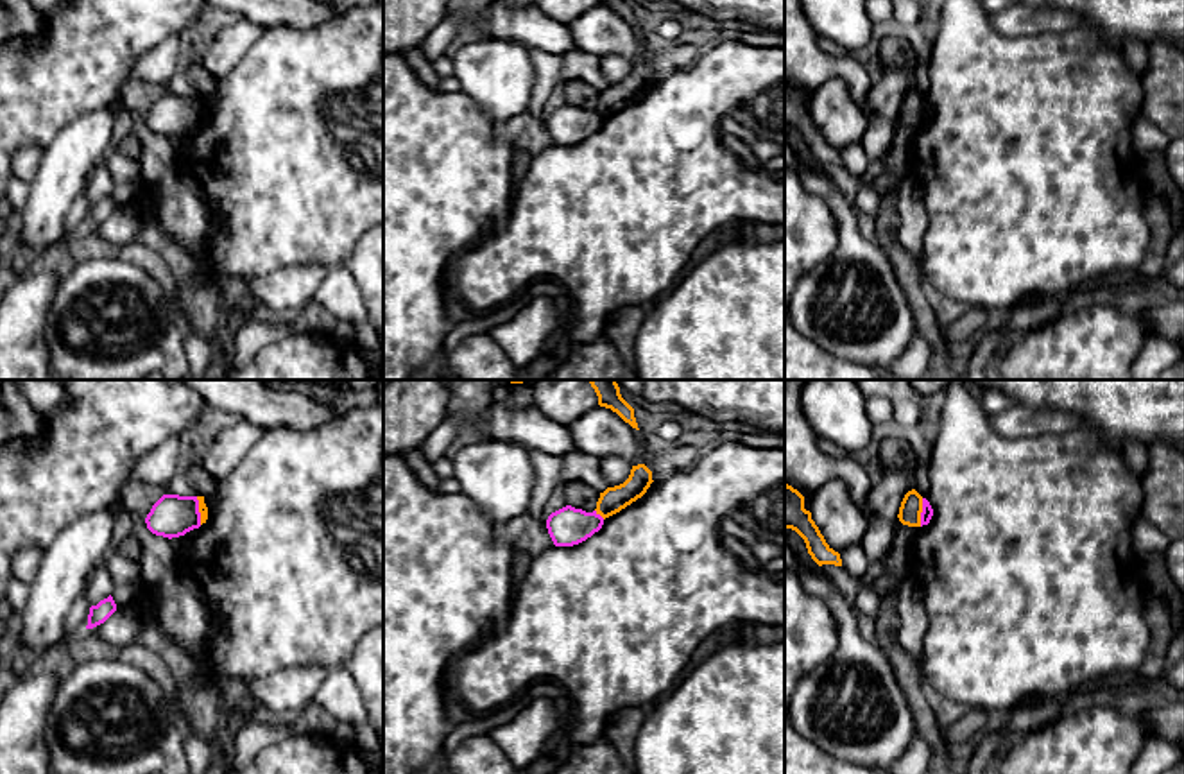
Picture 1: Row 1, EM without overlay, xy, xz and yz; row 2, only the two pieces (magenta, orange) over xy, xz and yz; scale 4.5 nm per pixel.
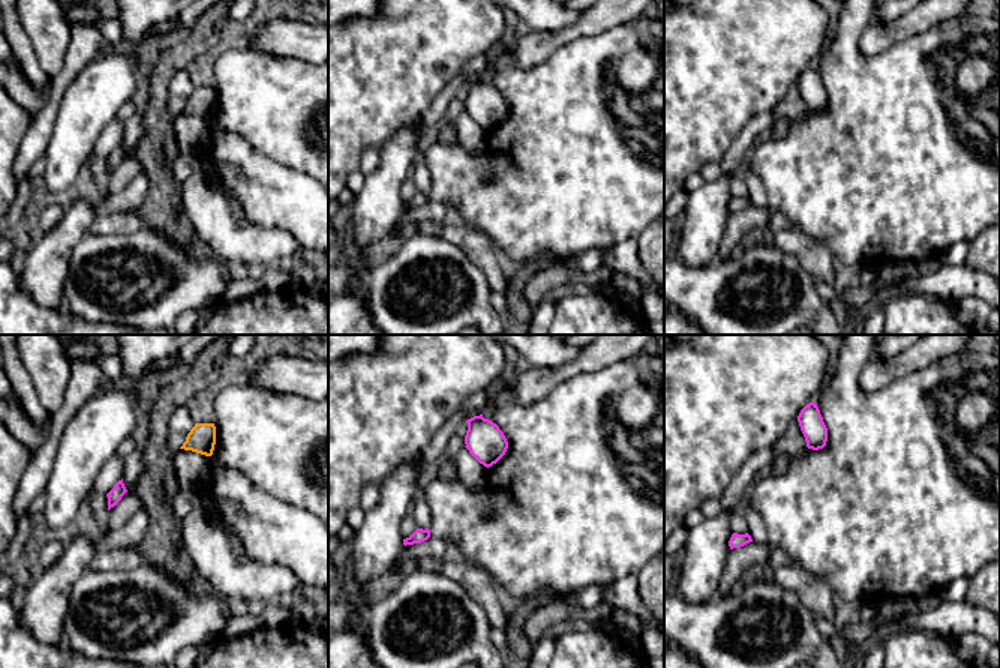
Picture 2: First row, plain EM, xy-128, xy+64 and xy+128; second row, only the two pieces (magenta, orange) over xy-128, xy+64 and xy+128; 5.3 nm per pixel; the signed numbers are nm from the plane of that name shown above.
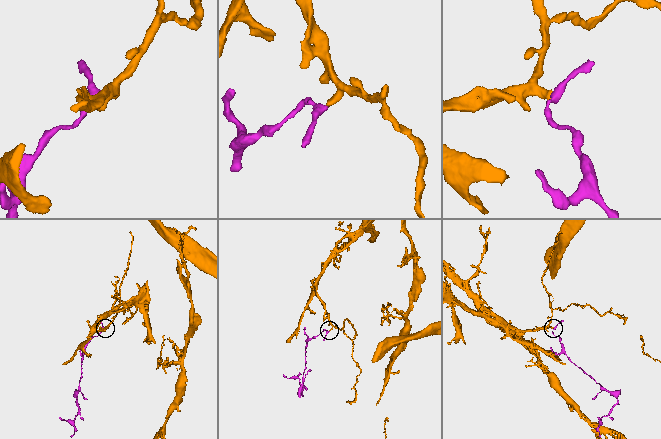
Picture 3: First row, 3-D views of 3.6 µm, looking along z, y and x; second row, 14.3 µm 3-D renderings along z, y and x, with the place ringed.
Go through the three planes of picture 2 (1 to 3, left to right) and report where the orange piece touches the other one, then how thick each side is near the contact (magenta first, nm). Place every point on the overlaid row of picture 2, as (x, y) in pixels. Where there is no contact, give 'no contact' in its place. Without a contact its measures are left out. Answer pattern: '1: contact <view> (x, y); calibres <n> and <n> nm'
1: no contact
2: no contact
3: no contact

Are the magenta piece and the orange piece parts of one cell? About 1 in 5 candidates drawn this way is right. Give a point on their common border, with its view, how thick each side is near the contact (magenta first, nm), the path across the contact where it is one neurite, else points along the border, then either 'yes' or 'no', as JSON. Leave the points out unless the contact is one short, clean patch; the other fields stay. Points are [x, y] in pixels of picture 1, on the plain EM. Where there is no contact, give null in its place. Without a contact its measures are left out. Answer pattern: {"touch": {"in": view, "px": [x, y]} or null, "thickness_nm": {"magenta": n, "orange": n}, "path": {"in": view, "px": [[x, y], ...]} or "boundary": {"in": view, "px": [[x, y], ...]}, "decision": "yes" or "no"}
{"touch": {"in": "xy", "px": [197, 110]}, "thickness_nm": {"magenta": 190, "orange": 50}, "boundary": {"in": "xy", "px": [[196, 95], [201, 122]]}, "decision": "no"}

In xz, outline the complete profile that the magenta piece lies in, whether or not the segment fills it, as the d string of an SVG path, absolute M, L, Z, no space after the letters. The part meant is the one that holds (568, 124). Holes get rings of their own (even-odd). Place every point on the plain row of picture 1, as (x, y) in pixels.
M571 104L552 111L546 118L546 127L555 145L579 143L598 131L602 124L604 116L596 109L586 111Z

